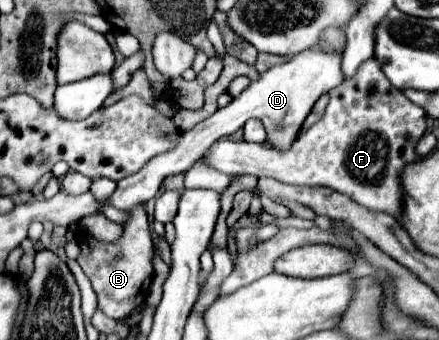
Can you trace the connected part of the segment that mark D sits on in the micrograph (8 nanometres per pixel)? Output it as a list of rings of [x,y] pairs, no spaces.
[[[307,49],[307,51],[291,57],[287,63],[271,67],[269,71],[261,73],[259,79],[253,81],[243,91],[243,95],[235,97],[227,107],[217,109],[211,117],[207,117],[195,129],[181,133],[175,147],[171,147],[169,151],[165,151],[161,155],[155,155],[151,161],[147,161],[141,167],[141,171],[121,179],[111,197],[111,205],[127,211],[133,205],[145,203],[147,199],[155,197],[159,191],[159,185],[163,183],[163,179],[167,175],[187,171],[195,161],[199,161],[205,155],[205,151],[207,151],[207,147],[211,147],[211,143],[235,133],[251,118],[263,121],[265,131],[267,131],[267,141],[275,149],[287,151],[293,145],[293,141],[297,139],[297,135],[303,127],[303,121],[309,115],[315,101],[323,93],[329,93],[333,87],[337,87],[341,81],[343,81],[341,55],[327,55],[325,51],[319,51],[319,49]]]

